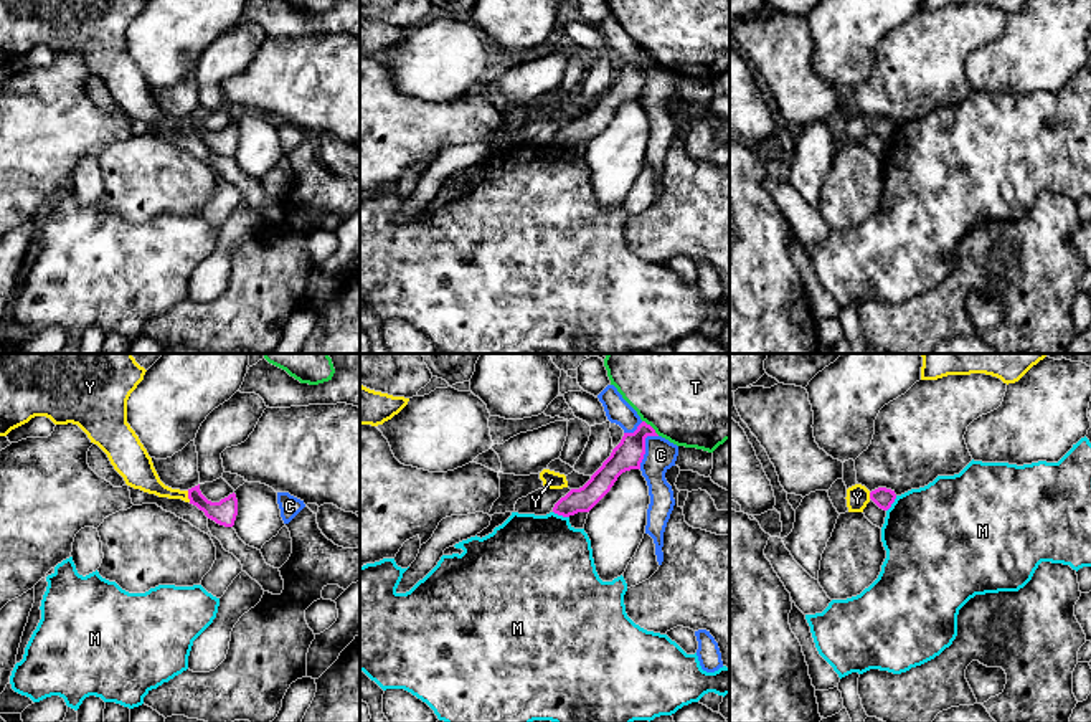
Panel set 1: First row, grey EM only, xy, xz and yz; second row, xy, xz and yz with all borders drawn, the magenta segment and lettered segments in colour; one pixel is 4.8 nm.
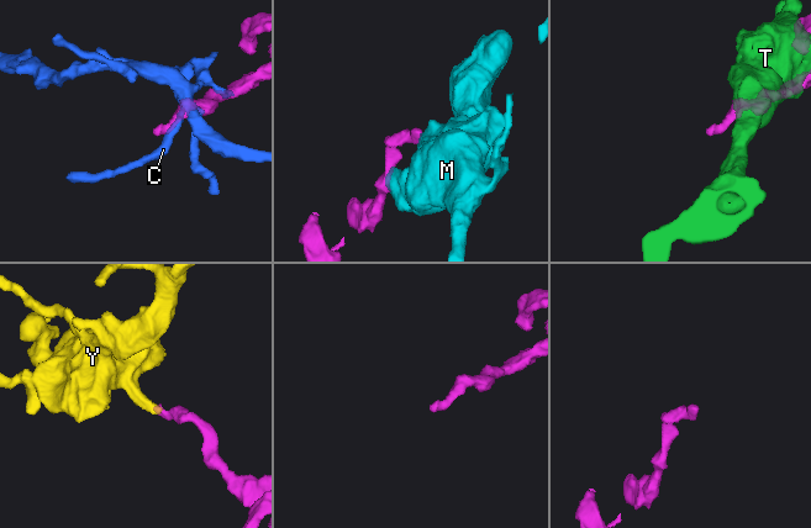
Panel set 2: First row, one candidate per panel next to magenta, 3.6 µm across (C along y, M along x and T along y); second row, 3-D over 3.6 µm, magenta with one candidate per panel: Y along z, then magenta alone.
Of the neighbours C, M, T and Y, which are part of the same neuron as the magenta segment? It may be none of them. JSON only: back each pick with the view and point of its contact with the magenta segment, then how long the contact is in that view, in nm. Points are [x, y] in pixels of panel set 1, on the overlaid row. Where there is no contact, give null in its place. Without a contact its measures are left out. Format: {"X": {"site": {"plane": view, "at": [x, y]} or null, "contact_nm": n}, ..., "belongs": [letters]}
{"belongs": []}

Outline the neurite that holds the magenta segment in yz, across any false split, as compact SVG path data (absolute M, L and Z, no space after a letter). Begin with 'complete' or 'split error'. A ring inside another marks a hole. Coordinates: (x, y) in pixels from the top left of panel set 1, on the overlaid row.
complete; M878 487L875 491L870 492L870 499L883 511L888 511L891 507L891 504L896 499L895 491L886 489L886 487Z

